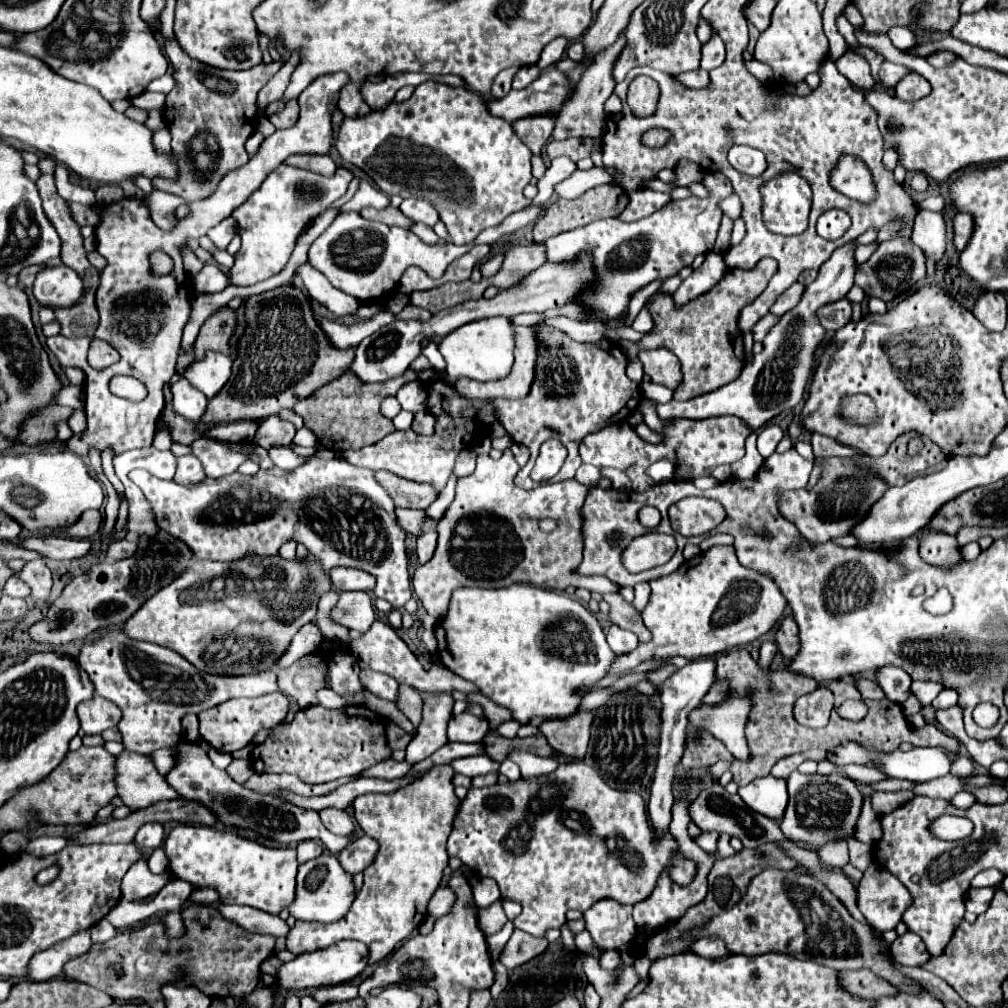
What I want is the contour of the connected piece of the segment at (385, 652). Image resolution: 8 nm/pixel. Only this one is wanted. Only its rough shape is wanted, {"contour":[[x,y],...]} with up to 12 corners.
{"contour":[[388,623],[350,643],[362,665],[420,693],[476,691],[470,681],[422,663]]}

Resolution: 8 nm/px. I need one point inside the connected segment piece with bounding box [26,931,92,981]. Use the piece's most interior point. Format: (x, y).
(49, 963)

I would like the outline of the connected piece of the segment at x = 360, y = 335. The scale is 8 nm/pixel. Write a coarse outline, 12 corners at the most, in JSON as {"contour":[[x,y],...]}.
{"contour":[[380,311],[368,321],[342,321],[316,315],[336,349],[356,349],[394,315]]}

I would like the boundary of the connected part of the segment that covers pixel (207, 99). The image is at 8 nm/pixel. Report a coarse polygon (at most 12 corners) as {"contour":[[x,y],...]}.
{"contour":[[164,45],[176,87],[162,115],[196,203],[248,163],[256,95],[282,63],[228,71]]}

